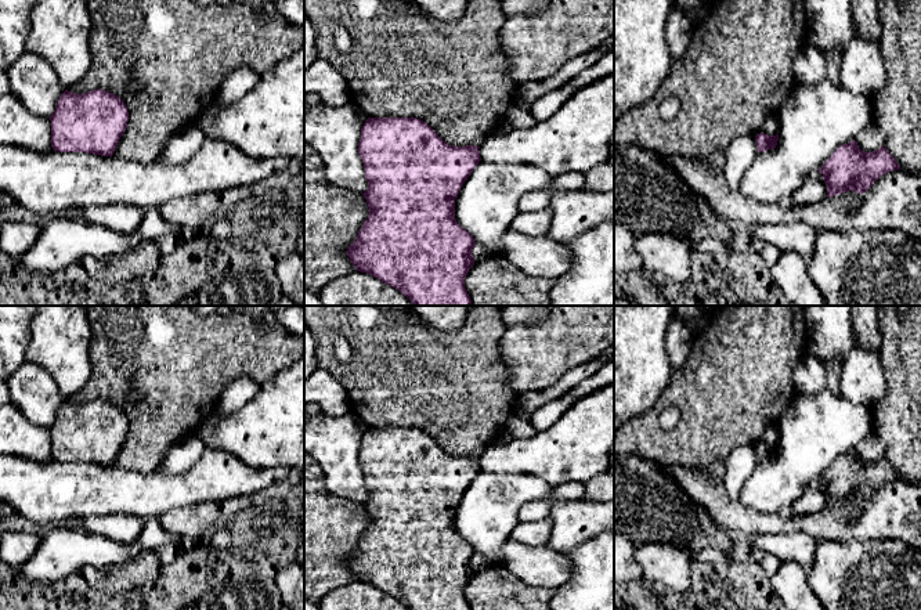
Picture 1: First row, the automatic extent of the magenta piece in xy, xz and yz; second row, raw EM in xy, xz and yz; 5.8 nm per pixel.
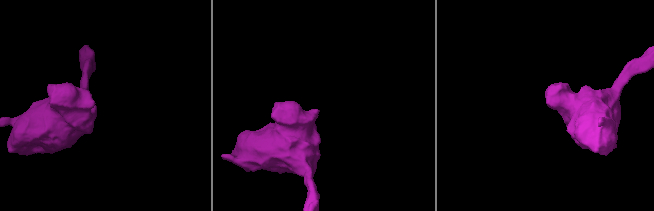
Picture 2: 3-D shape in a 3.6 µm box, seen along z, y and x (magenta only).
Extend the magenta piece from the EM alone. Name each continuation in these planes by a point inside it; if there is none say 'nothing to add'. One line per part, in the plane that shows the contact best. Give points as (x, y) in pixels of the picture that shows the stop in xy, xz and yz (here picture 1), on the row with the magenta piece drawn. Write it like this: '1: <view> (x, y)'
nothing to add

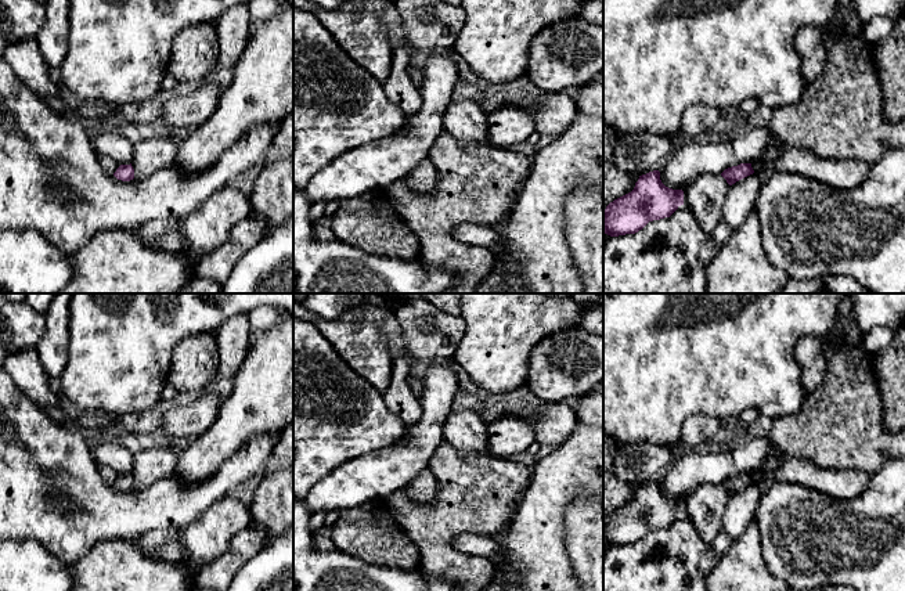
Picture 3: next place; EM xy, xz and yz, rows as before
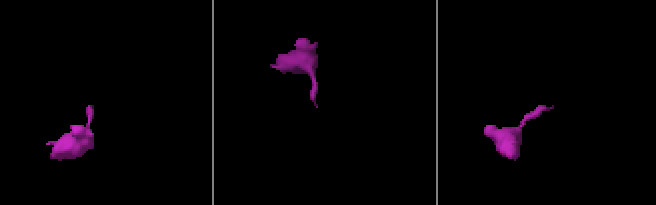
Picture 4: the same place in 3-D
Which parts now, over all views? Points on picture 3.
1: yz (839, 116)

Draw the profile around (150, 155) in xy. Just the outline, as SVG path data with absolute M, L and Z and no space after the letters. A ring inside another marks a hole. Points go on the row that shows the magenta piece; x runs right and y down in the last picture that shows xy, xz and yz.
M156 137L133 144L134 179L141 180L176 162L177 145L169 137Z

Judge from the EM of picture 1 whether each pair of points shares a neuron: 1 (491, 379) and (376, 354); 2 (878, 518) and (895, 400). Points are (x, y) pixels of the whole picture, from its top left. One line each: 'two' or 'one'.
1: one
2: two

